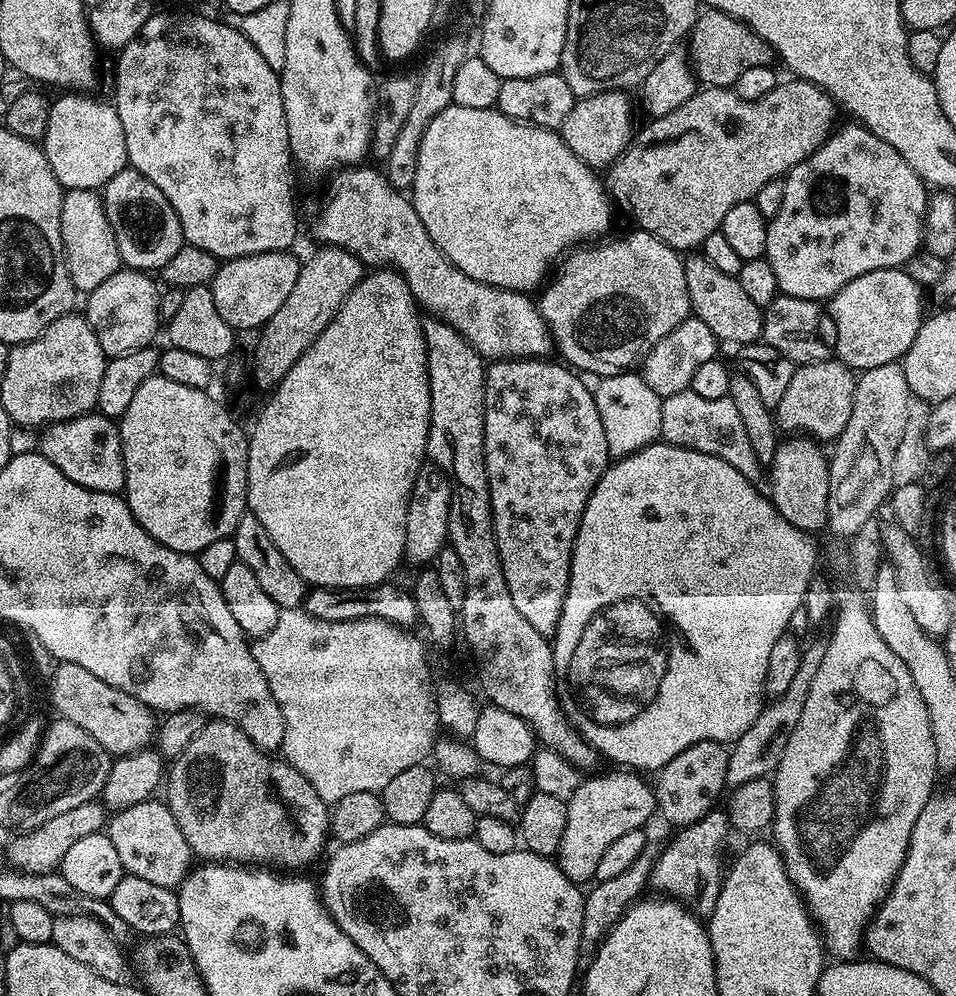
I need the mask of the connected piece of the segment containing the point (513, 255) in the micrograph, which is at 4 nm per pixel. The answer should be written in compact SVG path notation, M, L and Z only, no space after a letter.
M453 104L452 107L439 112L430 122L430 126L426 126L426 134L420 143L418 170L410 189L410 199L412 205L418 210L418 218L422 218L422 226L426 226L426 234L430 234L430 238L436 243L440 253L451 264L458 266L458 270L462 270L467 276L478 282L486 282L499 288L509 288L511 292L527 293L532 290L528 288L537 287L536 289L539 289L541 287L542 281L549 275L553 265L561 259L565 250L571 249L577 242L588 242L593 238L603 237L605 235L603 232L611 226L613 205L602 185L601 177L599 180L596 176L599 175L589 168L586 162L582 162L582 158L578 158L578 154L574 154L574 150L570 150L570 146L566 146L559 131L551 128L539 128L533 124L521 124L518 120L503 116L496 108L470 110L466 106Z

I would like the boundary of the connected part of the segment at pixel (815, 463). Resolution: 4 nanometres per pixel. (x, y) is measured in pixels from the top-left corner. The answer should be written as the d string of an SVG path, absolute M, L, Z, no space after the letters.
M802 438L792 442L781 443L774 454L770 469L772 475L772 505L798 530L809 534L824 532L828 526L828 499L830 498L830 474L828 473L829 457L821 445Z

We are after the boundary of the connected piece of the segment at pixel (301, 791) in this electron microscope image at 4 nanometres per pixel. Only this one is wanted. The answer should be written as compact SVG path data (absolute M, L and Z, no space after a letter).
M212 718L201 727L200 733L194 738L194 742L190 742L190 746L186 746L186 750L181 756L175 757L173 766L166 776L166 788L168 784L168 796L166 795L166 803L168 809L174 814L174 818L178 822L178 826L182 830L182 834L186 838L186 842L192 847L193 853L197 857L205 858L210 862L256 862L252 860L273 860L276 864L289 864L289 869L296 870L299 864L308 864L320 851L324 848L324 835L327 837L330 832L330 808L325 804L324 799L314 790L314 786L302 773L293 768L291 764L283 759L273 758L269 753L260 751L258 746L254 746L254 742L244 733L244 730L230 720L222 720Z

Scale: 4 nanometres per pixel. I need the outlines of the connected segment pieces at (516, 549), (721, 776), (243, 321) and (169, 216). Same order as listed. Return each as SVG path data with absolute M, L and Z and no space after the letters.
M509 358L493 360L487 365L484 374L484 461L486 462L486 478L492 503L492 529L496 535L498 558L502 562L502 574L506 574L506 586L510 586L510 598L514 598L514 607L522 613L522 618L538 630L538 634L549 638L555 637L556 627L562 618L564 598L568 595L570 582L570 566L572 565L572 547L578 534L578 526L582 522L582 514L586 510L586 502L594 490L594 486L608 469L610 457L606 446L606 430L602 430L602 418L598 418L598 406L591 387L587 388L581 377L571 367L563 363L551 364L548 358Z
M703 740L678 754L665 768L659 769L657 780L654 780L654 791L656 793L656 807L659 815L665 816L675 826L693 824L698 822L707 812L717 807L716 799L720 791L726 788L726 770L728 769L729 749L718 740Z
M291 251L263 252L225 260L217 267L216 277L210 285L214 306L218 306L218 314L226 318L226 322L233 330L259 330L267 320L274 318L274 313L290 295L294 282L298 282L302 260L301 257L292 255Z
M125 166L121 172L114 174L114 178L110 178L110 182L104 185L102 195L106 218L110 218L110 226L114 230L114 242L118 242L118 254L127 267L133 270L158 270L166 266L166 262L170 262L170 258L174 258L174 254L178 254L178 250L184 247L186 241L180 229L178 214L170 202L166 202L166 194L162 194L154 182L147 180L135 168Z

